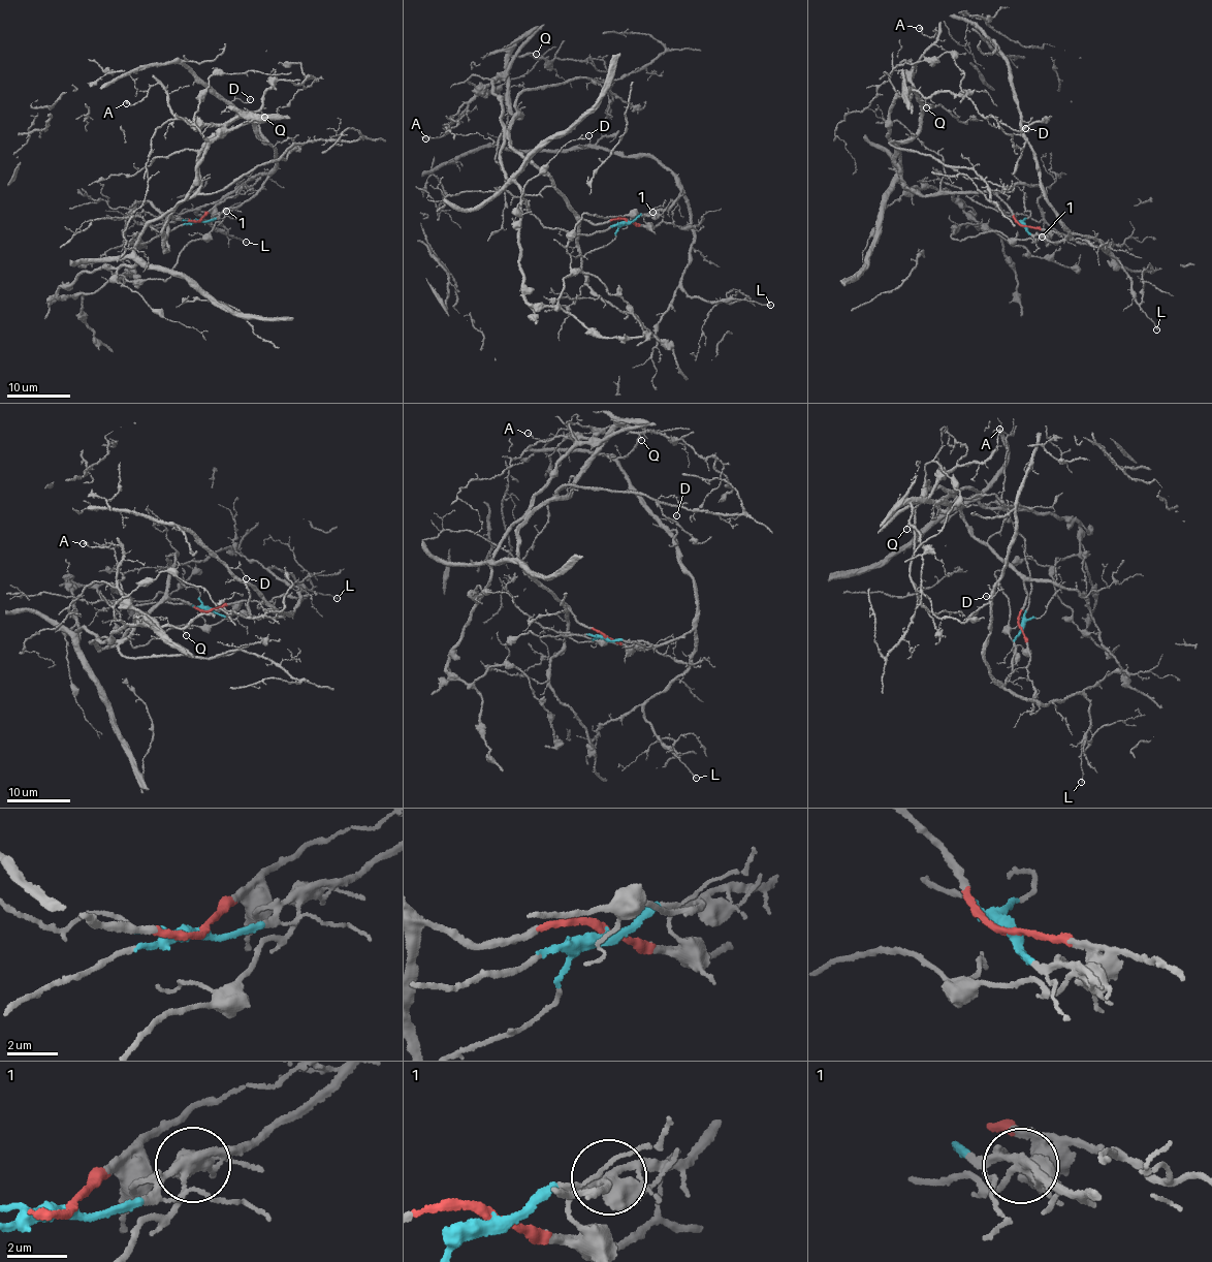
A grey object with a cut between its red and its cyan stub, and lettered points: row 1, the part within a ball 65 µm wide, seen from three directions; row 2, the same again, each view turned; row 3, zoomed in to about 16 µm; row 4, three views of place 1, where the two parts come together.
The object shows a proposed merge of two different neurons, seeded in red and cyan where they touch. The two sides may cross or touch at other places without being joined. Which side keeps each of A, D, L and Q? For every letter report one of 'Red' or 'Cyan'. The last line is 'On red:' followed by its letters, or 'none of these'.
A: Red
D: Cyan
L: Cyan
Q: Red
On red: A, Q

